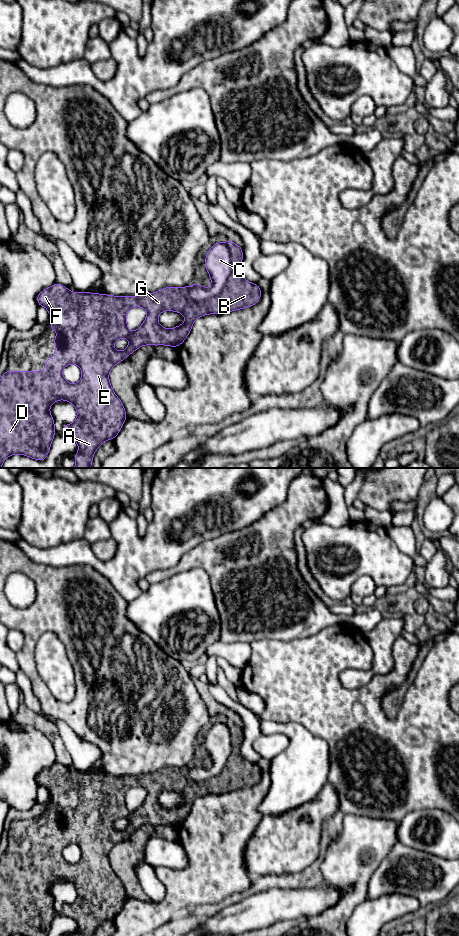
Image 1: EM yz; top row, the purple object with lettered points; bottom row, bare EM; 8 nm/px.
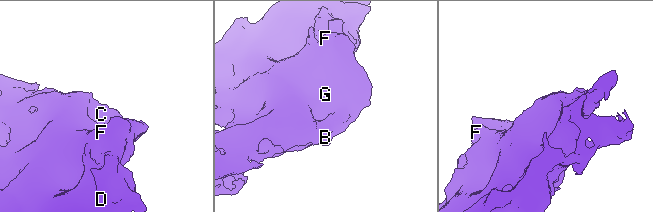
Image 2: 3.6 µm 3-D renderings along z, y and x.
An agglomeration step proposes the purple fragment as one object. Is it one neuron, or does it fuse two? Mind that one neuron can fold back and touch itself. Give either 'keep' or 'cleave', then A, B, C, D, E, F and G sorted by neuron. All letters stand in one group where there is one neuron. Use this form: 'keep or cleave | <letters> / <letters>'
cleave | A B D E F G / C

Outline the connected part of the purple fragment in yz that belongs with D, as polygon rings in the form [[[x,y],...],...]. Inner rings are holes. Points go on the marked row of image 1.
[[[231,240],[226,241],[224,244],[227,246],[227,248],[230,252],[230,255],[231,255],[231,265],[232,265],[231,274],[230,274],[228,282],[224,286],[222,292],[218,296],[215,296],[213,298],[208,299],[204,303],[196,302],[190,298],[190,296],[189,296],[190,286],[185,286],[182,288],[165,287],[165,288],[160,289],[157,292],[154,292],[151,294],[145,294],[145,295],[113,296],[113,295],[90,293],[90,292],[81,292],[81,293],[71,292],[67,289],[66,286],[55,282],[51,287],[46,288],[45,290],[38,293],[37,298],[36,298],[38,306],[46,307],[48,312],[49,312],[49,315],[52,317],[52,323],[48,329],[56,330],[58,333],[58,335],[56,337],[52,338],[52,340],[55,342],[55,347],[56,347],[56,349],[54,351],[55,356],[50,358],[50,359],[45,360],[45,369],[43,371],[36,371],[35,370],[35,371],[31,372],[31,371],[7,371],[6,370],[0,379],[0,468],[3,464],[3,462],[5,461],[5,459],[13,454],[25,455],[25,456],[28,456],[32,459],[38,460],[38,461],[44,461],[46,459],[46,457],[49,454],[50,446],[51,446],[51,443],[53,441],[53,438],[55,437],[54,419],[53,419],[53,416],[51,415],[51,413],[49,412],[49,409],[53,403],[61,400],[61,399],[72,403],[76,407],[76,410],[77,410],[76,420],[72,424],[65,424],[62,427],[63,434],[74,439],[76,441],[76,443],[78,444],[79,451],[74,456],[74,459],[75,459],[75,467],[74,468],[91,468],[93,455],[96,452],[96,450],[98,449],[98,447],[100,445],[102,445],[106,440],[113,440],[120,432],[122,426],[124,425],[124,422],[127,418],[123,403],[117,397],[115,392],[113,391],[111,384],[110,384],[110,381],[109,381],[109,372],[117,363],[120,363],[123,360],[125,360],[125,358],[128,355],[131,355],[135,350],[137,350],[138,348],[140,348],[143,345],[154,345],[154,346],[165,345],[165,346],[172,346],[174,348],[178,347],[180,344],[182,344],[185,341],[185,339],[189,335],[194,321],[201,316],[205,316],[208,314],[224,314],[224,313],[228,313],[231,311],[240,310],[240,309],[244,309],[246,307],[252,307],[252,306],[256,305],[261,298],[262,291],[261,291],[258,284],[253,284],[251,282],[245,280],[241,274],[241,263],[242,263],[242,259],[243,259],[242,247],[239,245],[236,245]],[[132,307],[143,307],[147,311],[147,316],[146,316],[143,324],[135,332],[129,331],[129,329],[127,327],[128,322],[126,319],[126,314]],[[163,311],[175,311],[177,313],[181,313],[185,316],[185,322],[182,325],[179,325],[179,326],[174,327],[172,329],[165,329],[157,321],[159,314]],[[121,338],[128,338],[129,345],[124,351],[116,351],[113,348],[113,344],[118,339],[121,339]],[[69,364],[77,364],[81,369],[82,377],[81,377],[81,380],[76,384],[71,384],[71,383],[67,382],[63,377],[62,369]]]

